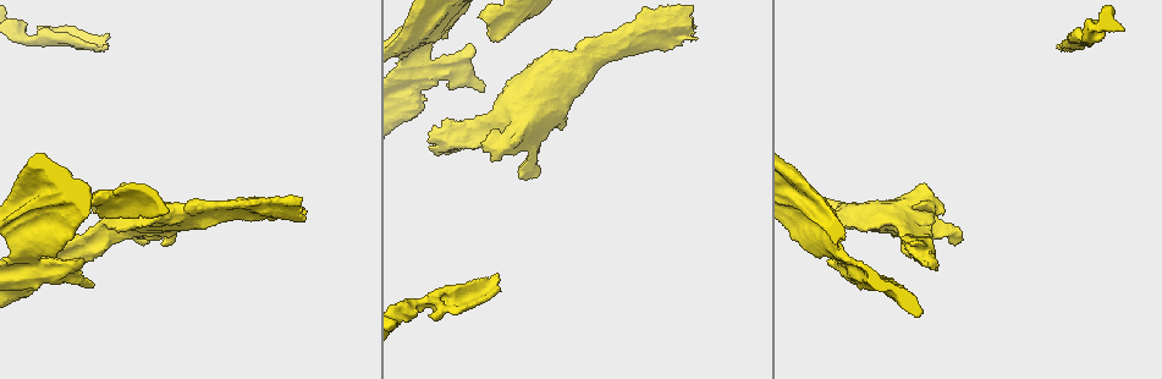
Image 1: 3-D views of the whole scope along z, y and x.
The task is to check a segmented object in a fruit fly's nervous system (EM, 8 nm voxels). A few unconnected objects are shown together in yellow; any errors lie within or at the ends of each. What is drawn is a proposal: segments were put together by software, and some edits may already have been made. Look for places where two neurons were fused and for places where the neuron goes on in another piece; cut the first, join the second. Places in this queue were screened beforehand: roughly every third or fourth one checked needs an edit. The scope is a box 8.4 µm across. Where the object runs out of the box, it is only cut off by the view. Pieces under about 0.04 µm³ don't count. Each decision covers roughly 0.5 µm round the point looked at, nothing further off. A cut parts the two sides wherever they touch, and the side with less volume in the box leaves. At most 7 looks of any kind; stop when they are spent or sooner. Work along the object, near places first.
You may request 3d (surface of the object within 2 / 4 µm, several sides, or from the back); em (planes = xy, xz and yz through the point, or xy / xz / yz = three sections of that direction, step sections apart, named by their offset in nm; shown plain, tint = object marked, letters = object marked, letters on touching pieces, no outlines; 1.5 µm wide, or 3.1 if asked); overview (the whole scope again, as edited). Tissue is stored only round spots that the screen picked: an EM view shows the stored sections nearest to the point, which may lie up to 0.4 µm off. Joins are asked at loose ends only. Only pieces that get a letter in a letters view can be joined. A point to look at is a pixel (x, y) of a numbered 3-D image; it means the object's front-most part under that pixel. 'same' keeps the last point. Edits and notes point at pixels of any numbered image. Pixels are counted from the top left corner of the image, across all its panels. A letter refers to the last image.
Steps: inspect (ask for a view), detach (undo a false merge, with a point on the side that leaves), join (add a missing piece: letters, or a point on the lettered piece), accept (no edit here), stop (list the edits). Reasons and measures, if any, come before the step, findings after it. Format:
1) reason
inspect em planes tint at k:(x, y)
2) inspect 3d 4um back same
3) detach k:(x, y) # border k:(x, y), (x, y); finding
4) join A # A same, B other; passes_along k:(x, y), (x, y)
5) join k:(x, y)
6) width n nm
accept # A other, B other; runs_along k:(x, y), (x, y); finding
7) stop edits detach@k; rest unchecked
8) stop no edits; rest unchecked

an open end
inspect em xy step 8 letters at 1:(188, 204)

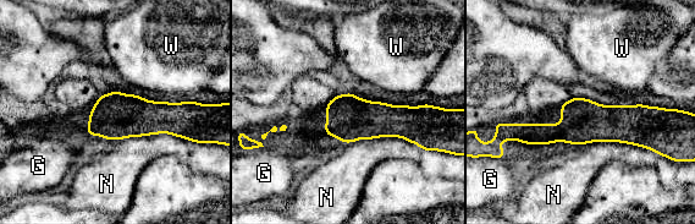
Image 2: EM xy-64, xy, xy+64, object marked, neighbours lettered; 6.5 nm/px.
width 300 nm
accept # G other, N other, W other; border 2:(572, 97), (602, 104), (641, 104); none of them fits

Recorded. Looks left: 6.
inspect em planes letters at 1:(92, 284)

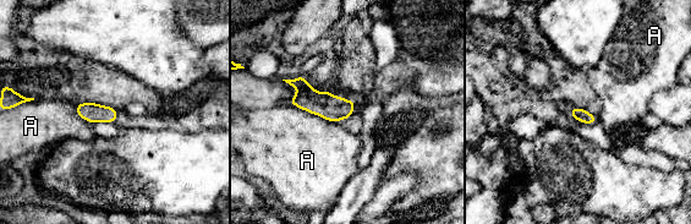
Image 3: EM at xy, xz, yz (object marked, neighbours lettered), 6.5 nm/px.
accept # A other; no lettered piece goes on from it

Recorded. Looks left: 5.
branch stops here
inspect em planes letters at 1:(498, 287)

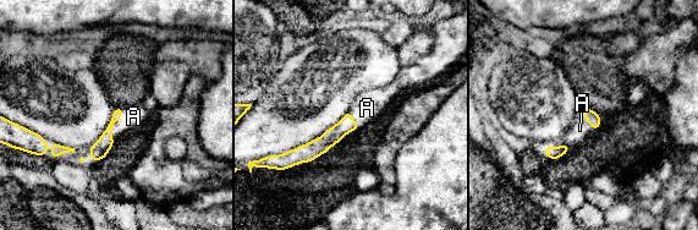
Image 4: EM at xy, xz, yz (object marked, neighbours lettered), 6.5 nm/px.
join A # A same; passes_along 4:(100, 148), (114, 122), (133, 116); the neuron continues

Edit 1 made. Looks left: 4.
stop edits join@4; rest unchecked

